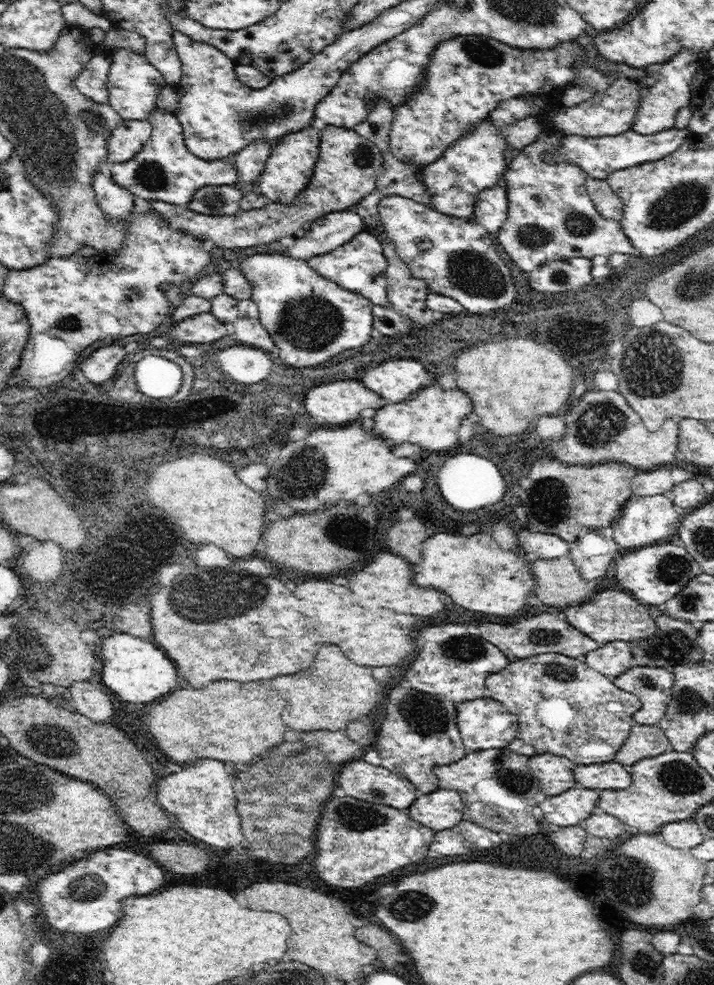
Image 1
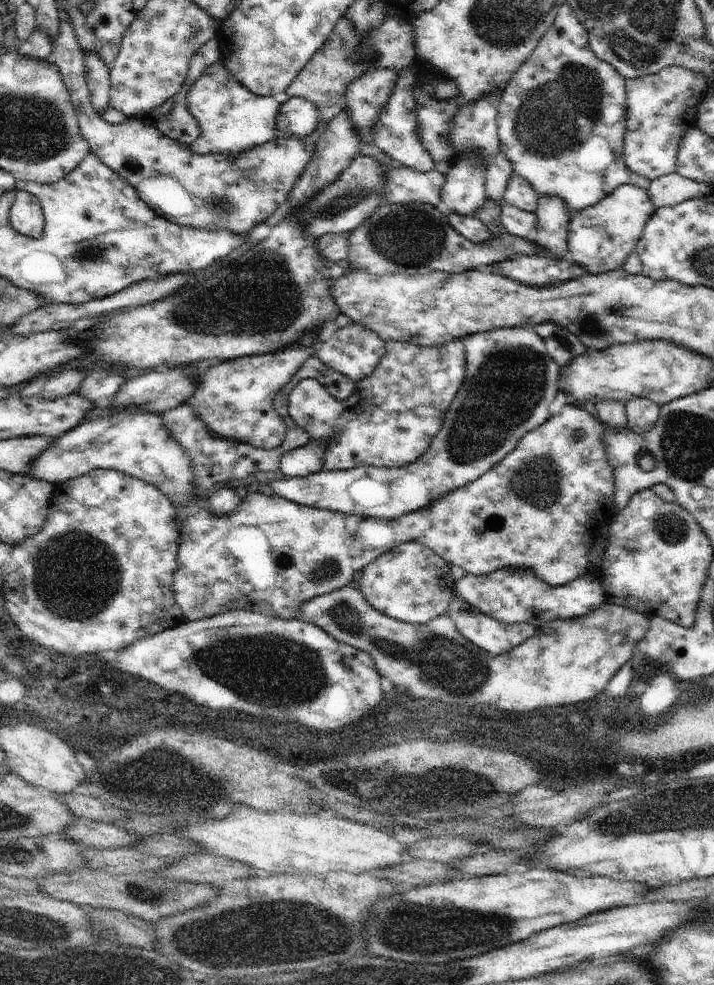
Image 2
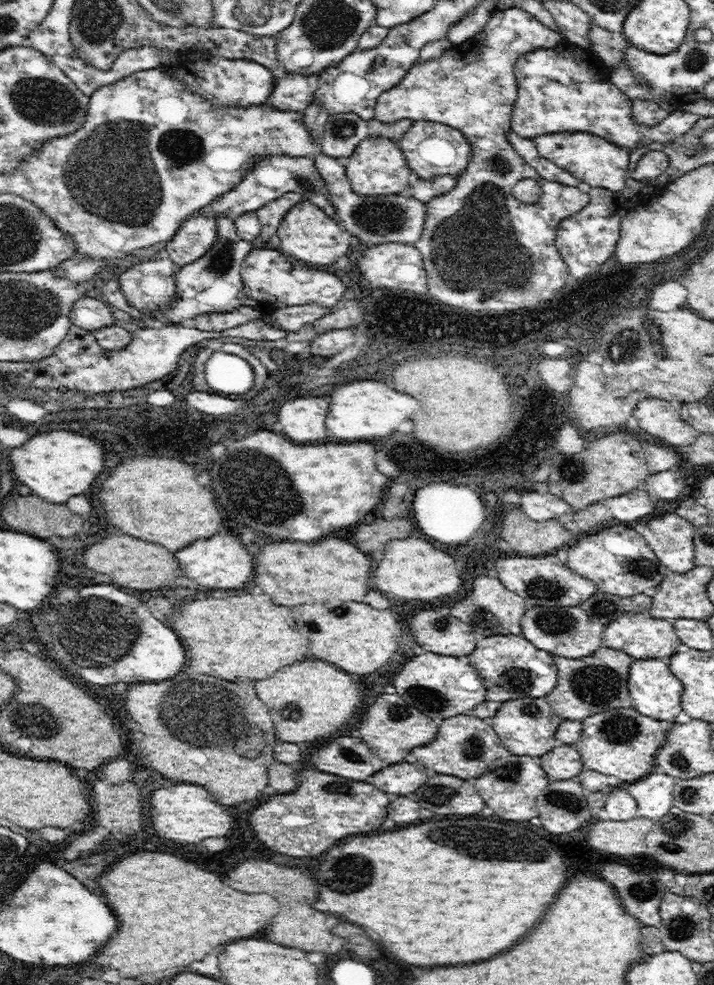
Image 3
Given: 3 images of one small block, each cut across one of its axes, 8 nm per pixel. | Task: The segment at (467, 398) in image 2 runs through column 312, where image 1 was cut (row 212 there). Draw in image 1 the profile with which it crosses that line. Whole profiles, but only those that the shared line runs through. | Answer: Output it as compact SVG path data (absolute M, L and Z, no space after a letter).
M496 185L478 193L473 216L489 233L496 232L508 216L506 187Z

